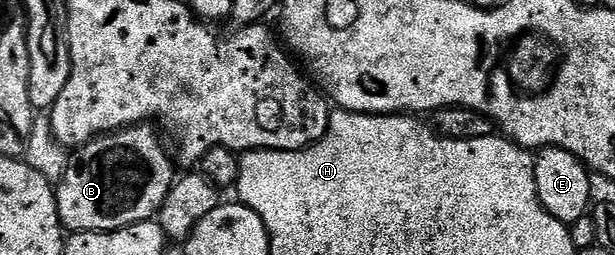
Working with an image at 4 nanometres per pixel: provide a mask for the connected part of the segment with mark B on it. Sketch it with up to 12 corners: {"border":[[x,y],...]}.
{"border":[[153,125],[68,156],[66,232],[148,223],[175,182]]}

